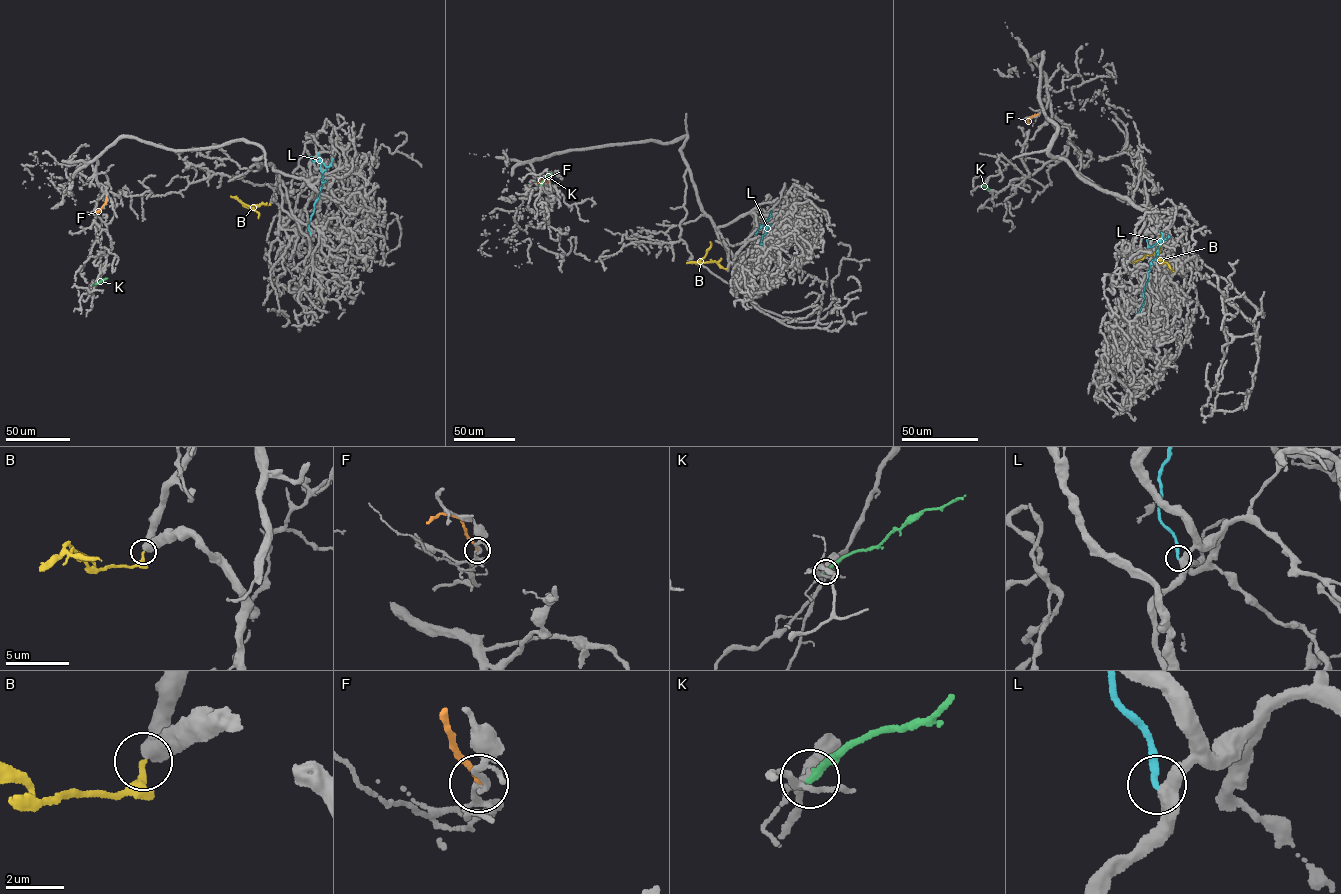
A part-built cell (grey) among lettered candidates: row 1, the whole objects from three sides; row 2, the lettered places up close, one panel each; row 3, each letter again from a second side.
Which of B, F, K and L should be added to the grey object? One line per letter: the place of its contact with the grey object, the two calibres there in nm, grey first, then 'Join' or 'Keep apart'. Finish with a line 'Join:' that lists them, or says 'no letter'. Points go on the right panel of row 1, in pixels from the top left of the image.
B: Touches grey at (1174, 270). Thickness 480 nm (grey) against 190 nm. Join
F: Touches grey at (1038, 114). Thickness 190 nm (grey) against 200 nm. Keep apart
K: Touches grey at (989, 189). Thickness 200 nm (grey) against 280 nm. Keep apart
L: Touches grey at (1138, 312). Thickness 440 nm (grey) against 240 nm. Keep apart
Join: B

